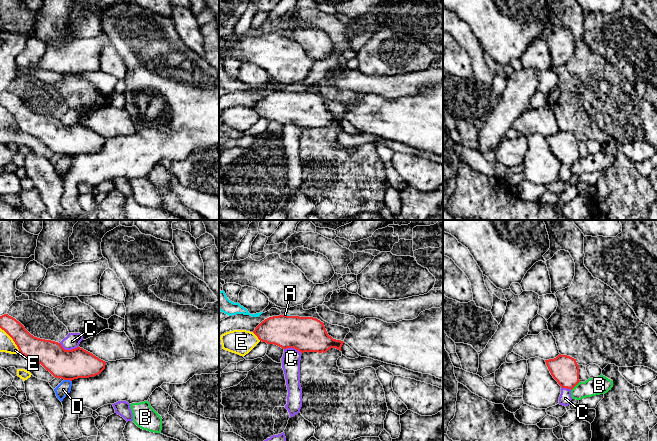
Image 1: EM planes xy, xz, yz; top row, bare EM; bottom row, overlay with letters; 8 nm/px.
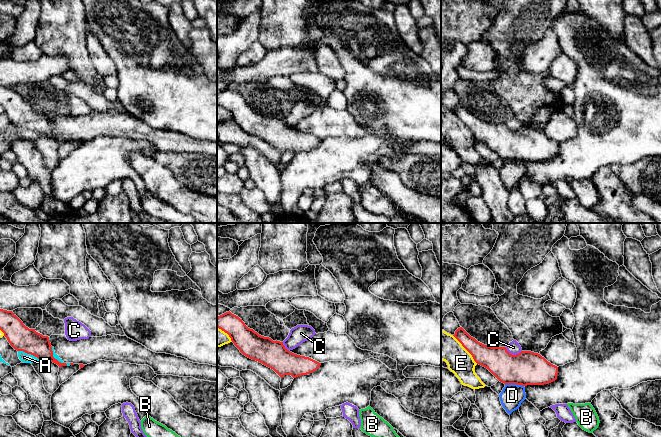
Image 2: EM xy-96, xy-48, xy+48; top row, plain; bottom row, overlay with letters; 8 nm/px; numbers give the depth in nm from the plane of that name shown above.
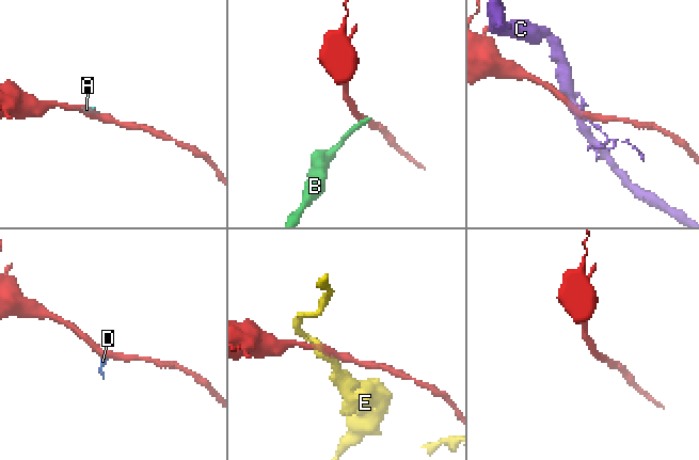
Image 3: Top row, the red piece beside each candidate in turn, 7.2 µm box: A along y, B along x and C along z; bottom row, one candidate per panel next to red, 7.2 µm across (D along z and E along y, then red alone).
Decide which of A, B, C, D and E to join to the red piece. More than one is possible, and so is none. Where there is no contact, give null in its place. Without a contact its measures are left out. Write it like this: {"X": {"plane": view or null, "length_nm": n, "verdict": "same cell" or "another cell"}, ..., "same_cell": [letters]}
{"A": {"plane": "xz", "length_nm": 40, "verdict": "another cell"}, "B": {"plane": "yz", "length_nm": 100, "verdict": "another cell"}, "C": {"plane": "xy", "length_nm": 160, "verdict": "another cell"}, "D": {"plane": "xy", "length_nm": 70, "verdict": "another cell"}, "E": {"plane": "xy", "length_nm": 260, "verdict": "another cell"}, "same_cell": []}

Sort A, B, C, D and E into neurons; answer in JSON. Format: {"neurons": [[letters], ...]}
{"neurons": [["A"], ["B"], ["C"], ["D"], ["E"]]}

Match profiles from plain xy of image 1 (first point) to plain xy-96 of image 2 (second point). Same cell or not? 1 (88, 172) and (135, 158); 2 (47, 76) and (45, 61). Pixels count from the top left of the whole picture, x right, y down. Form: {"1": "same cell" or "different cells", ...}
{"1": "different cells", "2": "different cells"}

